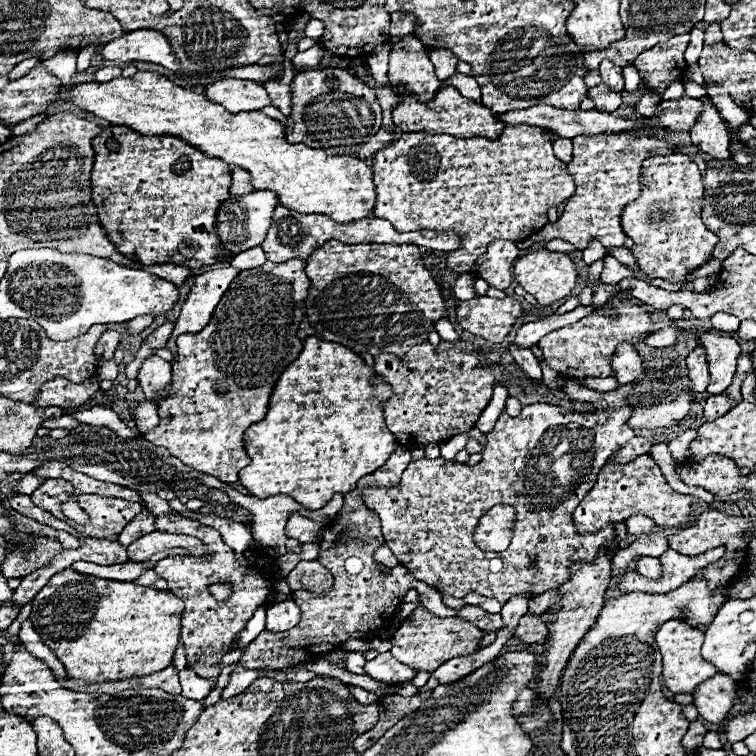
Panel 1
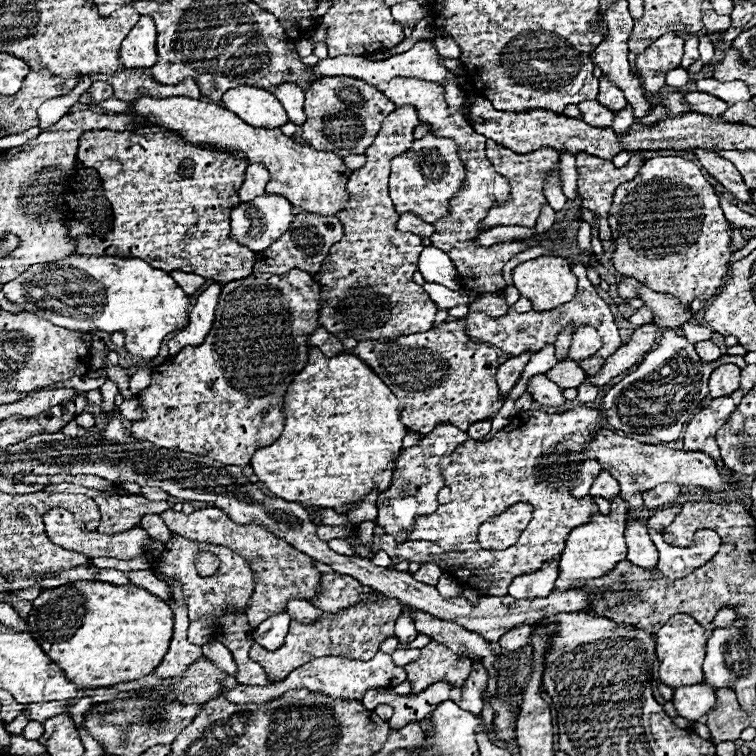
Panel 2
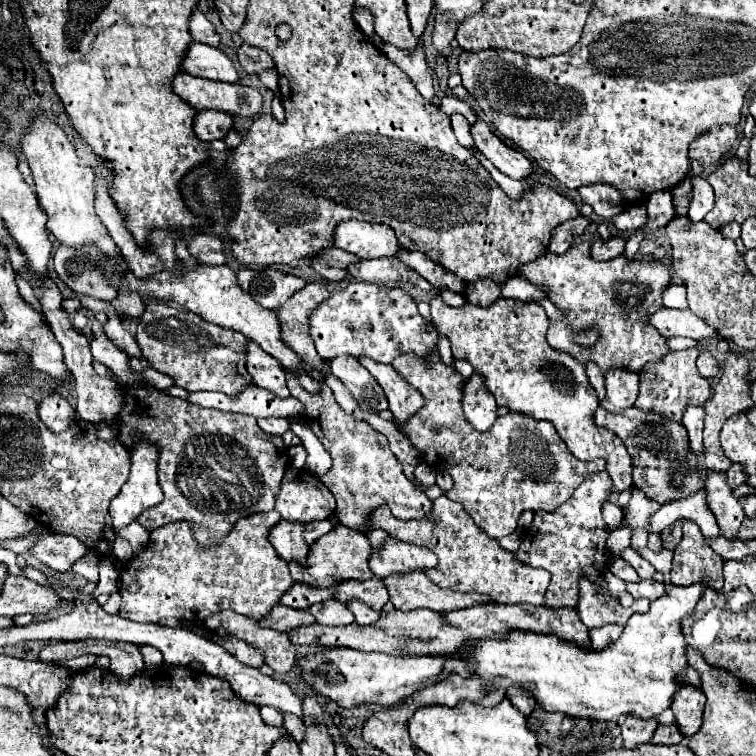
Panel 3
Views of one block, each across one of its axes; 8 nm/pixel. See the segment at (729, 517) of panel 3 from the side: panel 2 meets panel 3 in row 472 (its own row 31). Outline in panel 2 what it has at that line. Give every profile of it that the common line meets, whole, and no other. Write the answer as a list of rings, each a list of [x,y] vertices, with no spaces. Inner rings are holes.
[[[706,10],[704,12],[704,26],[706,32],[726,32],[730,28],[730,16],[718,16],[714,10]]]

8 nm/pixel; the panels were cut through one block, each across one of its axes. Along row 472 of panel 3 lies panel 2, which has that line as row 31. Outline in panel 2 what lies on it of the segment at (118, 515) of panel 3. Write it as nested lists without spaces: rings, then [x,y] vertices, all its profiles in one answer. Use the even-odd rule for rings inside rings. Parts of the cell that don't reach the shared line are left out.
[[[140,16],[140,22],[122,40],[120,58],[126,68],[152,68],[156,64],[156,28],[150,16]]]

